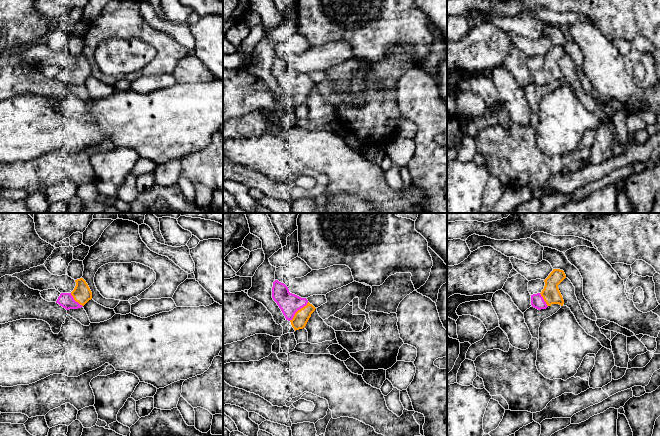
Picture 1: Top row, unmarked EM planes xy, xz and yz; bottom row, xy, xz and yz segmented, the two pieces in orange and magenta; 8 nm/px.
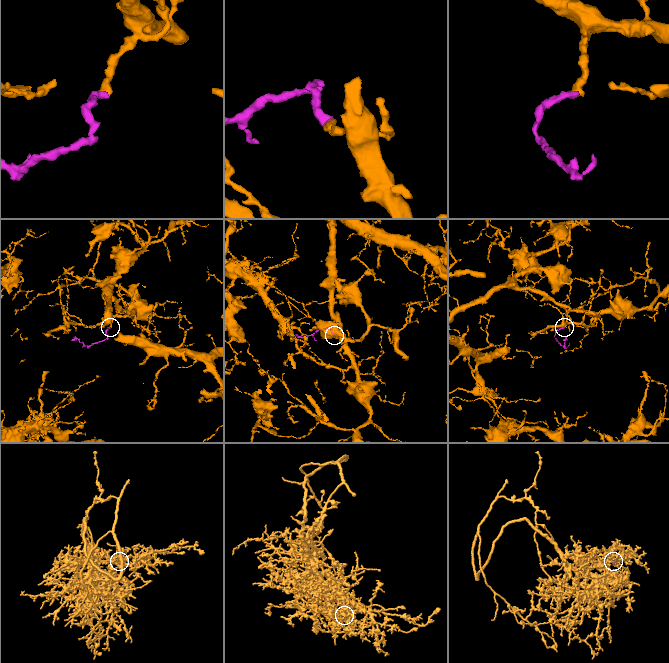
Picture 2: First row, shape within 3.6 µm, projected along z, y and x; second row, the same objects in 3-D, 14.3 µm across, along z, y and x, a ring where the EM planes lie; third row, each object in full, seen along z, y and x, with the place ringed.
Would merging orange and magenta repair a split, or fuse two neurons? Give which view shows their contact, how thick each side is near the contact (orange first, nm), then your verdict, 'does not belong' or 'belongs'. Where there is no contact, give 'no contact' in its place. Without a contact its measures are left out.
meets orange in xz; 120 nm thick on the orange side, 170 nm on the other; belongs

